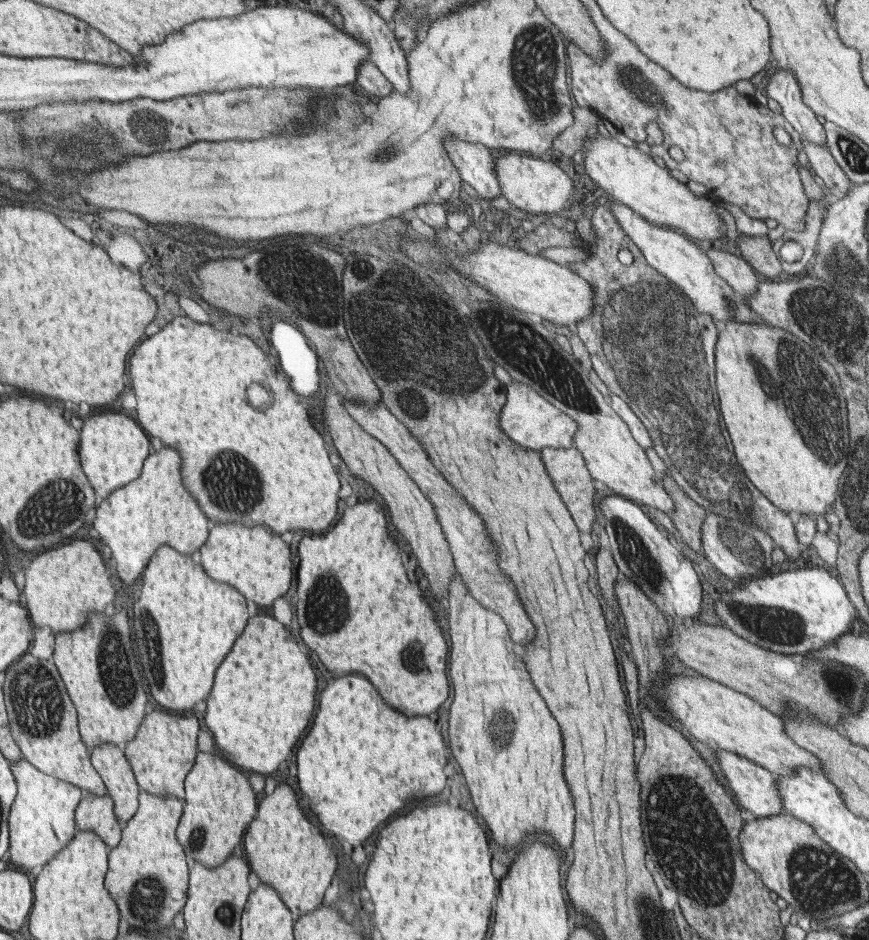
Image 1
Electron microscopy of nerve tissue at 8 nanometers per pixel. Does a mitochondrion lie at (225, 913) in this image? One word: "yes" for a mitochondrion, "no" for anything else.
yes

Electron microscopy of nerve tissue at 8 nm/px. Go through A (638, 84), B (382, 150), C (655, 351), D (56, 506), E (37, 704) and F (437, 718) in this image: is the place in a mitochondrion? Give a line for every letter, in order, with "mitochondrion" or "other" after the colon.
A: mitochondrion
B: mitochondrion
C: mitochondrion
D: mitochondrion
E: mitochondrion
F: other

